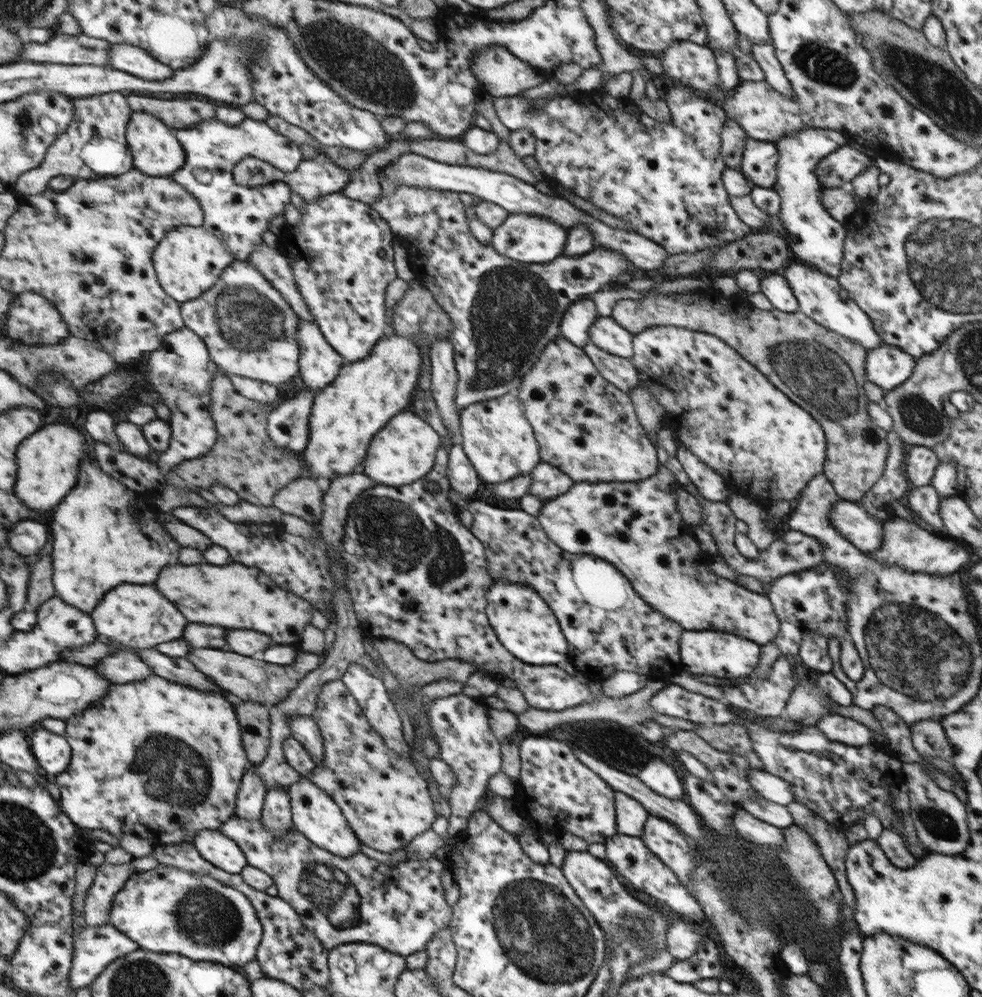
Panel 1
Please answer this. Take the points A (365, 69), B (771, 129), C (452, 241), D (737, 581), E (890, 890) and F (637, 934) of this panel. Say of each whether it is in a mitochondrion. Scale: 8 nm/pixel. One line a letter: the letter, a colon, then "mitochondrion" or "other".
A: mitochondrion
B: other
C: mitochondrion
D: other
E: other
F: mitochondrion

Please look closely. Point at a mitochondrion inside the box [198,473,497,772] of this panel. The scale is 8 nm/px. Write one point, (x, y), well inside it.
(374, 516)

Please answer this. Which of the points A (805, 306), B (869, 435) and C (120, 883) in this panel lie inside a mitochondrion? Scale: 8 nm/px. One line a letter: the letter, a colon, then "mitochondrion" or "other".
A: other
B: mitochondrion
C: other

